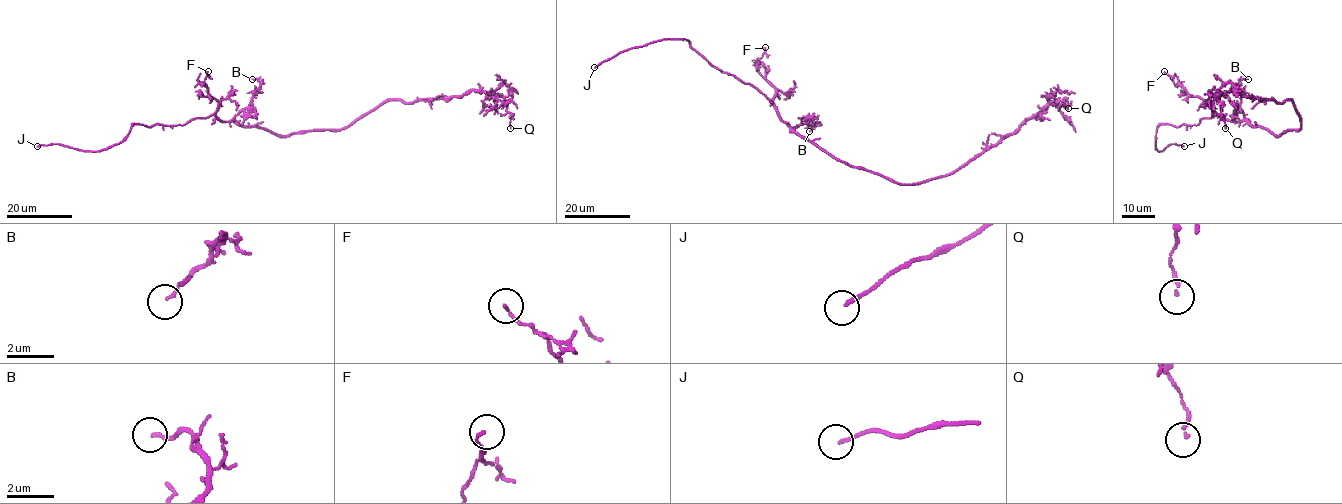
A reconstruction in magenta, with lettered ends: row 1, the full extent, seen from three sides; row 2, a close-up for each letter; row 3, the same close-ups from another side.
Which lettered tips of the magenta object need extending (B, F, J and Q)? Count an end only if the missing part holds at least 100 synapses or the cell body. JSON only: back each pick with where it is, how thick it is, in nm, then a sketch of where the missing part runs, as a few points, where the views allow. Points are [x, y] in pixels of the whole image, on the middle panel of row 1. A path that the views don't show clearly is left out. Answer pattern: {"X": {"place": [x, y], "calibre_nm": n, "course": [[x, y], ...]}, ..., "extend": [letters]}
{"J": {"place": [594, 67], "calibre_nm": 140, "course": [[594, 67], [571, 76]]}, "extend": ["J"]}

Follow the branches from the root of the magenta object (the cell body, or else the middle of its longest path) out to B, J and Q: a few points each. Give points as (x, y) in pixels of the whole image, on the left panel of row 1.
B: (275, 135), (263, 128), (242, 126), (234, 118), (249, 105), (260, 86), (257, 78), (252, 79)
J: (275, 135), (210, 115), (183, 125), (132, 124), (121, 141), (98, 151), (58, 144), (37, 146)
Q: (275, 135), (340, 130), (389, 100), (412, 103), (462, 97), (472, 90), (501, 96), (510, 113), (510, 128)

